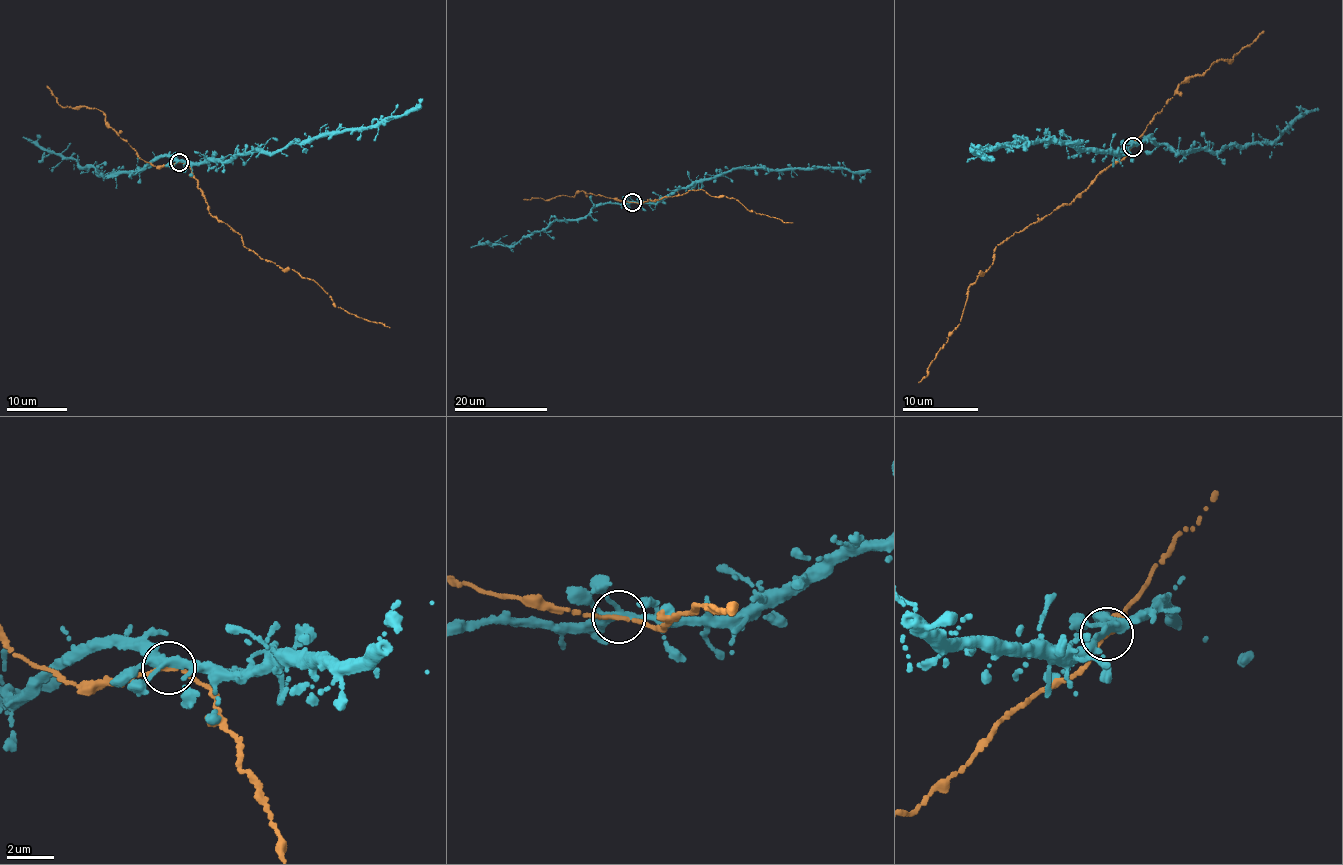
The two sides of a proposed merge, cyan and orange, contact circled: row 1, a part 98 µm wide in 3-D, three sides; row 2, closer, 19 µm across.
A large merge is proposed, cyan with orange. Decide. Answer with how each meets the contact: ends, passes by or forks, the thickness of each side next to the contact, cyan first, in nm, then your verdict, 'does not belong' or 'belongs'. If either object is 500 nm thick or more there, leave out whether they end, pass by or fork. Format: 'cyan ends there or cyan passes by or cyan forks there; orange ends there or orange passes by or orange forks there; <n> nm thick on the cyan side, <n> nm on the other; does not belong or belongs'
cyan forks there; orange passes by; 320 nm thick on the cyan side, 160 nm on the other; belongs

